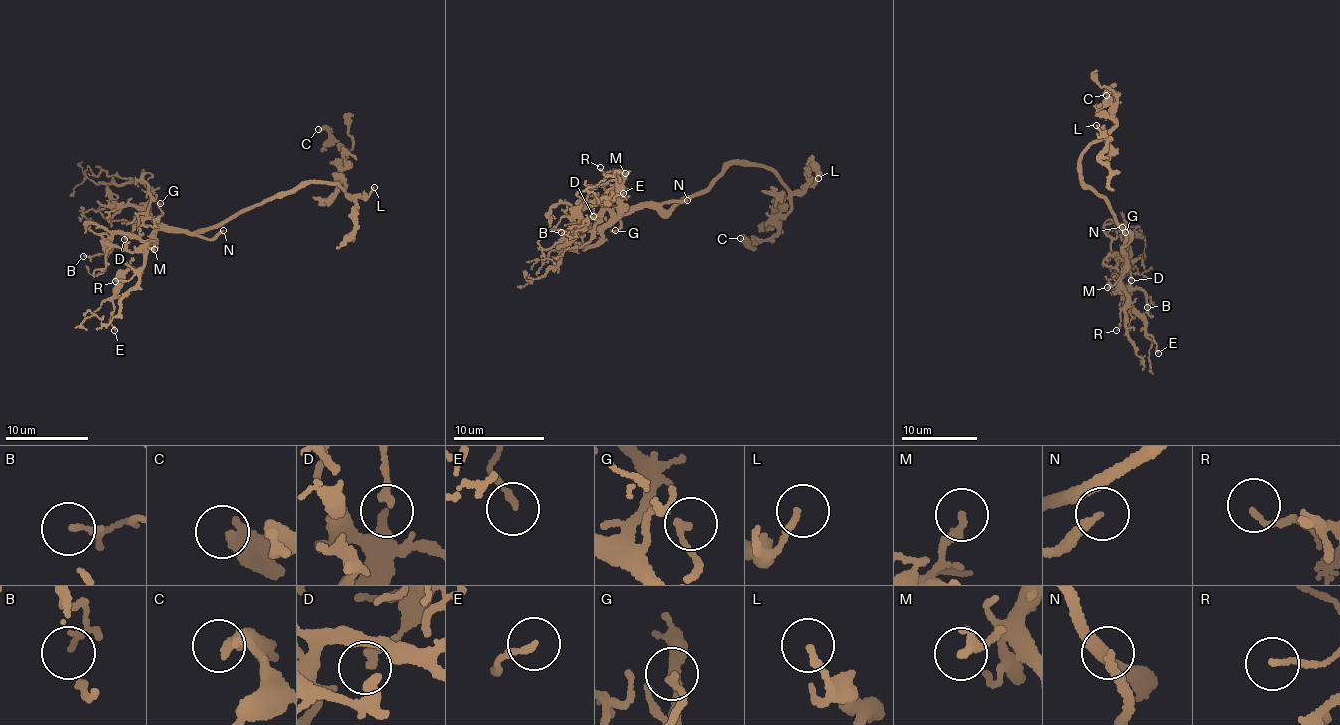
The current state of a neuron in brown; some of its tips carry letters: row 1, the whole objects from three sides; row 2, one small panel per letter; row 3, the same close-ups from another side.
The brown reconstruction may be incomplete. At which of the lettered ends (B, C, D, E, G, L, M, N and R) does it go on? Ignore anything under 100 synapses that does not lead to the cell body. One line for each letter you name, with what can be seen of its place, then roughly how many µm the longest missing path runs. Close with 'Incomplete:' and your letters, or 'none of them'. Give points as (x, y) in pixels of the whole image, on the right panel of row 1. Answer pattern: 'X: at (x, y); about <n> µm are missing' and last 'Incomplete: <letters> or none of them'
N: at (1122, 227); about 70 µm are missing
Incomplete: N

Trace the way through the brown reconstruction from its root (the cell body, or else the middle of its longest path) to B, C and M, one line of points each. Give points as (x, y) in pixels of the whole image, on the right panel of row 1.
B: (1113, 216), (1127, 236), (1120, 253), (1126, 263), (1119, 282), (1143, 290), (1150, 298), (1147, 307)
C: (1113, 216), (1104, 200), (1084, 183), (1079, 162), (1086, 149), (1116, 124), (1115, 94), (1106, 90), (1106, 95)
M: (1113, 216), (1127, 236), (1120, 253), (1126, 259), (1126, 269), (1125, 274), (1107, 287)

